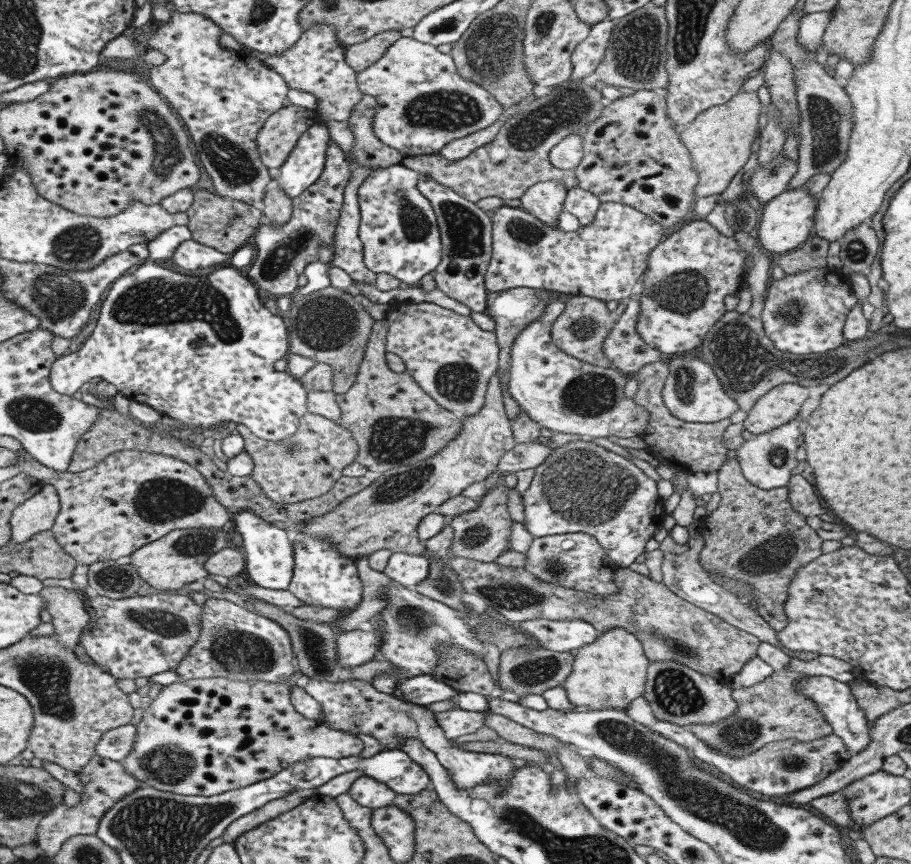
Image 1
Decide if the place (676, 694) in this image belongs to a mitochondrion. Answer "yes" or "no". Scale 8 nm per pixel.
yes

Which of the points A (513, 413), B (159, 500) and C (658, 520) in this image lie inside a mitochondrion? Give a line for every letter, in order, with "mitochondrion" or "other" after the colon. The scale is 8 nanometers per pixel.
A: other
B: mitochondrion
C: other

